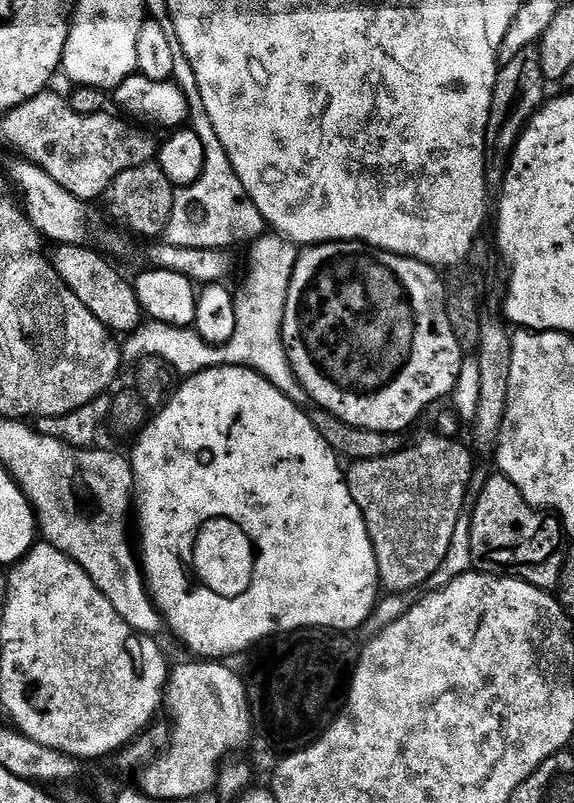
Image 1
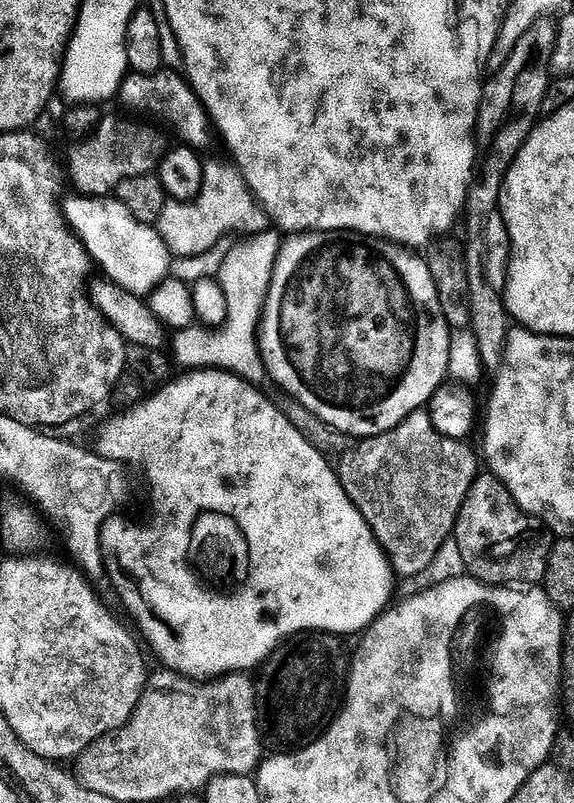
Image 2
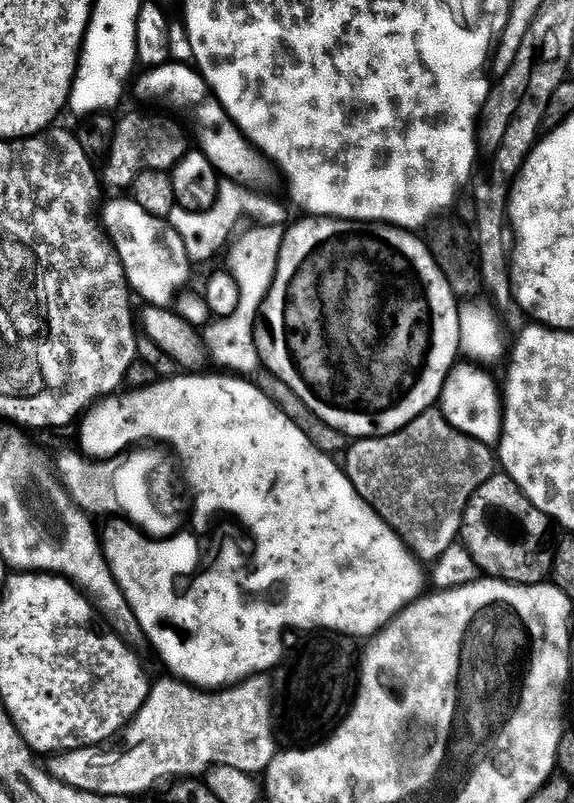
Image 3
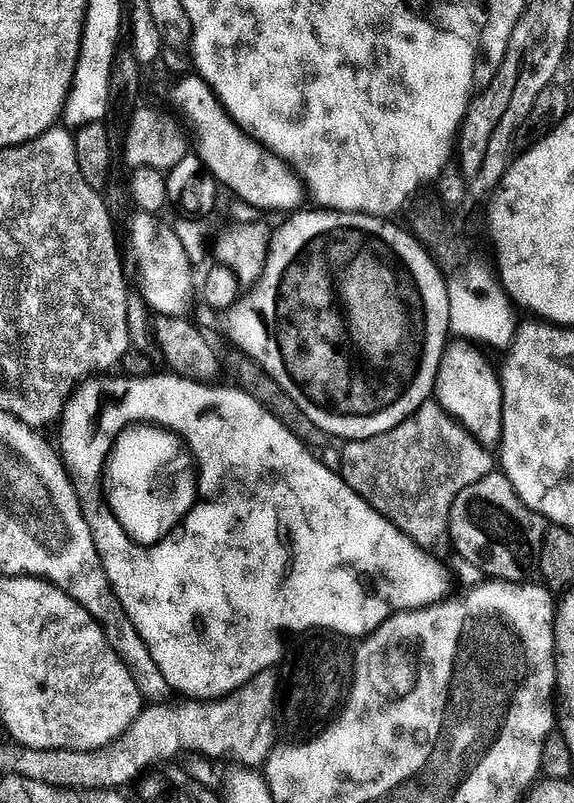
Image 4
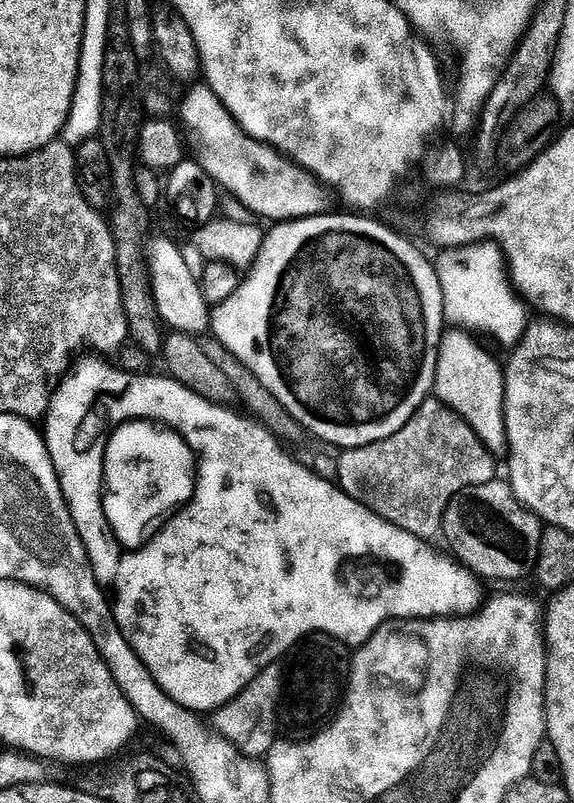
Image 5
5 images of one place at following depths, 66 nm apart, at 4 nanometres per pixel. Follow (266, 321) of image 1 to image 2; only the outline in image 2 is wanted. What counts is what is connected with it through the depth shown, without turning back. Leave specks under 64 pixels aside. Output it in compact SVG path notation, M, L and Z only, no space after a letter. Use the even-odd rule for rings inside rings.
M269 230L251 235L244 243L235 243L223 266L217 281L224 292L227 303L228 322L215 343L208 345L208 356L214 358L214 368L218 370L240 370L236 368L265 367L262 346L260 343L260 327L266 310L266 300L270 298L272 280L278 267L280 249L283 245L281 233Z

